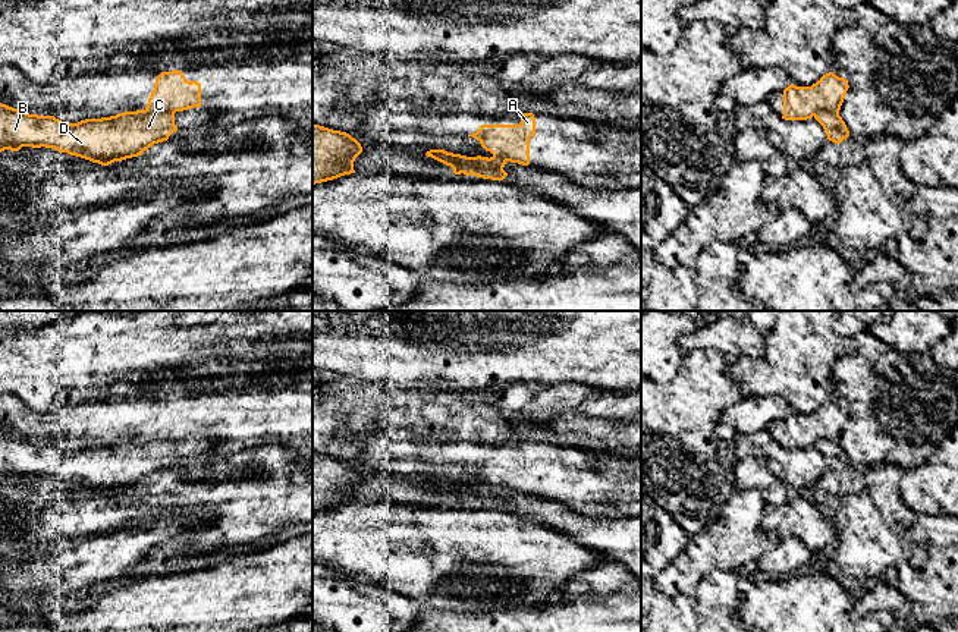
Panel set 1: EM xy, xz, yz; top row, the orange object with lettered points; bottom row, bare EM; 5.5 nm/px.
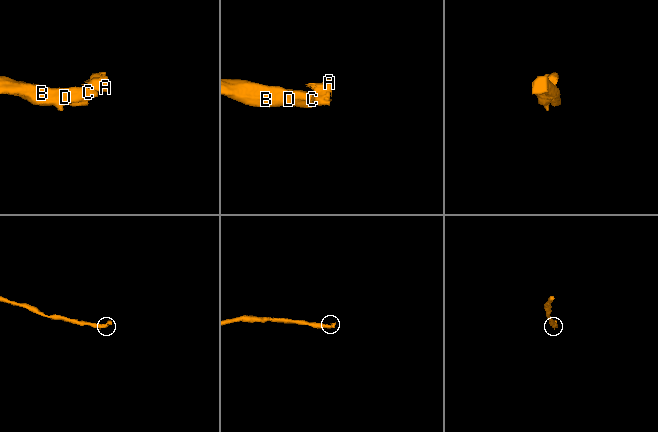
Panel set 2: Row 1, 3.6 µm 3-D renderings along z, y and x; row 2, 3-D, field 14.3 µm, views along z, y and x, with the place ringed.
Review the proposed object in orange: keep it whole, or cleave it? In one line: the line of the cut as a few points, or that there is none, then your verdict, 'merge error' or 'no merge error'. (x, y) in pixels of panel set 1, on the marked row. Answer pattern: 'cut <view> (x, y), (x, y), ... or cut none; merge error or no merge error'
cut xy (144, 110), (173, 113); merge error

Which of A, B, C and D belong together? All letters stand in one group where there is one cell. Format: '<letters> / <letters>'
A / B C D

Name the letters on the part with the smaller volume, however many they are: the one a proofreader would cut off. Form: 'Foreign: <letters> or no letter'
Foreign: A

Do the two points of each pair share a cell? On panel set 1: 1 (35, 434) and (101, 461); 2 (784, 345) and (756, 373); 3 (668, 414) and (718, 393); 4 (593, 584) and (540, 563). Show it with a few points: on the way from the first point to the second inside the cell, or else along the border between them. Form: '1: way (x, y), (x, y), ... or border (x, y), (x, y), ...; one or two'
1: border (19, 437), (28, 442), (53, 445); two
2: way (781, 354), (765, 370); one
3: way (679, 414), (706, 393); one
4: border (606, 560), (575, 575), (565, 588); two

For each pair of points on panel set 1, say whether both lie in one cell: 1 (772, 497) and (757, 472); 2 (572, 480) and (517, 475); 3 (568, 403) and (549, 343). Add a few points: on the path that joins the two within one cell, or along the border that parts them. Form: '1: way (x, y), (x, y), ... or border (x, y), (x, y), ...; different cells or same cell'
1: way (772, 491), (762, 478); same cell
2: way (559, 475), (530, 475); same cell
3: border (596, 387), (550, 384), (540, 389); different cells

